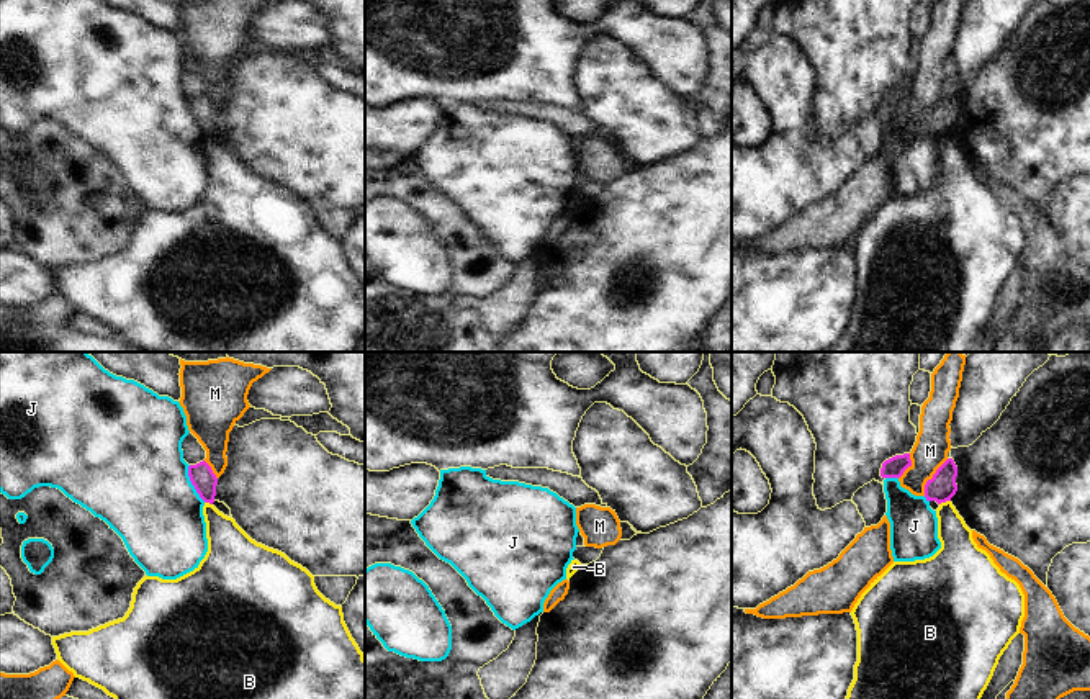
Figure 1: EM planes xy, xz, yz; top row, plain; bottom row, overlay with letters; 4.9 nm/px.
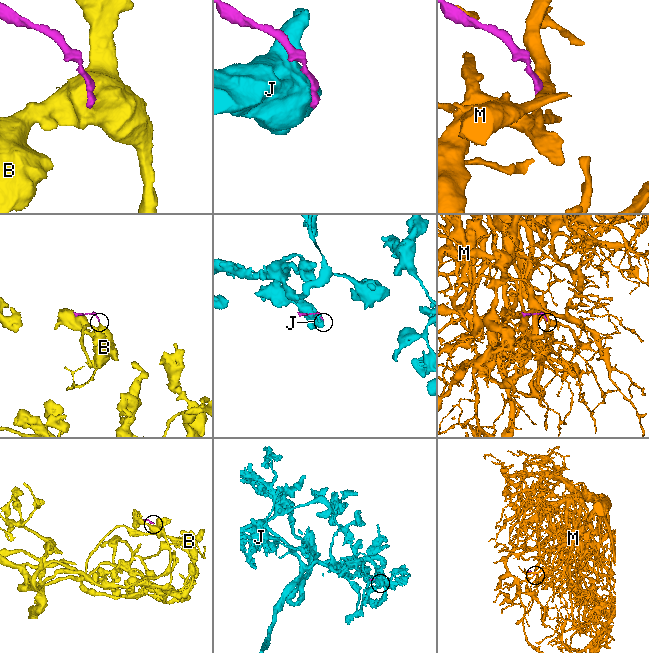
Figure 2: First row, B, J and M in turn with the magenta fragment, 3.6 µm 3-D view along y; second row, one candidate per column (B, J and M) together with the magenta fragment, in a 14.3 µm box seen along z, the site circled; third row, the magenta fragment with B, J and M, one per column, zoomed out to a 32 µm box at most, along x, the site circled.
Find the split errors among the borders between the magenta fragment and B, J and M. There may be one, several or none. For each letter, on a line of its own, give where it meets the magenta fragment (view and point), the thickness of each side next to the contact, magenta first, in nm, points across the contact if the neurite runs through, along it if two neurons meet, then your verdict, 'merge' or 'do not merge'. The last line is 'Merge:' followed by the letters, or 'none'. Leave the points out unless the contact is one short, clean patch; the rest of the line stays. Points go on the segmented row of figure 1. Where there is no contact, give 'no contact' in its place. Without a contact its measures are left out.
B: yz (945, 501) | 140/180 nm | along yz (950, 500), (940, 505) | do not merge
J: xy (192, 483) | 120/480 nm | do not merge
M: yz (933, 477) | 140/170 nm | along yz (948, 459), (927, 482), (923, 495) | do not merge
Merge: none

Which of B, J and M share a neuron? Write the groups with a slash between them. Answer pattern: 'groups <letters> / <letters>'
groups B / J / M

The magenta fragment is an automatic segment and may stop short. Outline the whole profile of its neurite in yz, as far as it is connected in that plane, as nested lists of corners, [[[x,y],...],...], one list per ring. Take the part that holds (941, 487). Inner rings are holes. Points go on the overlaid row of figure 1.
[[[948,458],[925,485],[926,501],[936,501],[938,504],[951,501],[957,491],[956,485],[957,467],[953,458]]]

